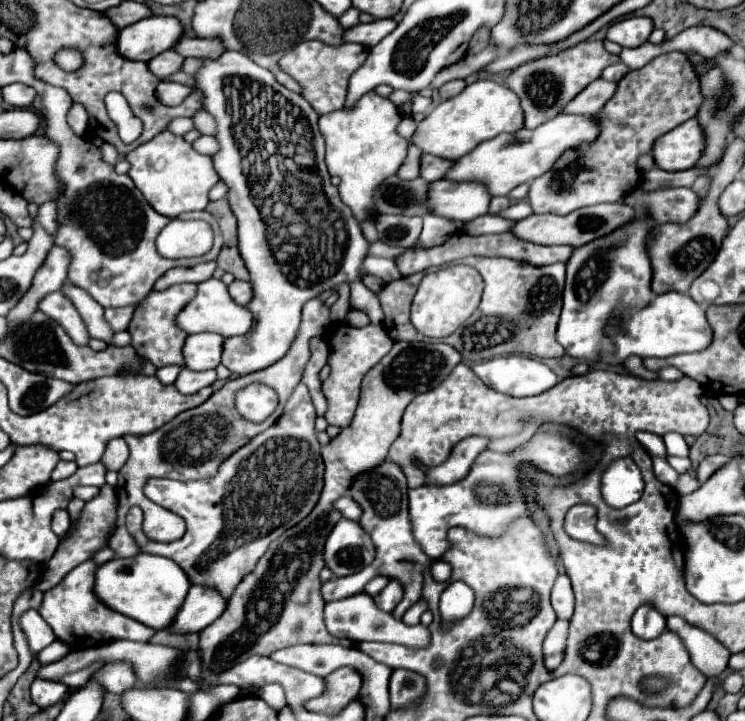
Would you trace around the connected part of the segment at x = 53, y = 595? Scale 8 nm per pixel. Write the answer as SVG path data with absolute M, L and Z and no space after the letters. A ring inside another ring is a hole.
M87 560L79 564L59 586L47 590L43 594L43 602L37 608L37 612L43 616L43 620L53 628L57 640L65 642L71 650L85 650L95 648L113 640L133 640L133 642L149 642L155 634L153 628L135 622L133 618L127 618L119 612L109 610L105 604L101 604L93 594L93 572L97 564L93 560Z

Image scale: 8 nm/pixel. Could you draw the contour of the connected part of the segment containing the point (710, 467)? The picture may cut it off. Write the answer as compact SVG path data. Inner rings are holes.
M721 454L707 456L707 458L699 464L699 468L697 468L697 480L699 480L701 484L707 482L707 478L709 478L717 468L721 468L727 460L729 460L729 458L727 458L727 456L721 456Z

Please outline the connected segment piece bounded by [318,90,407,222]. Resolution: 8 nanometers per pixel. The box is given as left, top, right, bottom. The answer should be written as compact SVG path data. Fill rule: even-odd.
M374 90L361 96L353 110L341 109L319 118L320 132L327 142L327 168L329 174L337 174L341 178L339 194L341 200L351 208L357 222L365 220L373 206L373 192L375 188L387 178L393 176L403 158L407 156L407 146L391 146L399 142L399 134L395 132L401 116L397 106L393 110L393 102L379 96ZM379 104L379 106L377 106Z

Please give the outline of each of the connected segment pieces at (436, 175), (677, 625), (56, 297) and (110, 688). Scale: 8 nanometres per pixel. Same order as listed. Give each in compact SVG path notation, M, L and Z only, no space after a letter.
M423 154L421 158L421 178L425 182L435 182L441 180L445 176L445 172L451 168L453 162L443 160L439 156L431 156L431 154Z
M669 616L667 618L667 630L675 632L681 642L685 644L693 666L705 674L707 678L717 678L727 670L727 662L729 662L729 650L717 642L713 636L709 636L707 632L701 632L699 628L685 624L685 620L677 618L677 616Z
M61 292L47 294L47 298L43 298L39 302L39 310L45 312L57 324L61 324L65 328L65 332L73 338L75 344L85 346L89 342L89 332L85 328L85 322L81 320L81 316L75 310L75 306L71 304L71 300L65 298Z
M113 662L109 666L103 666L95 676L91 676L95 682L99 682L107 692L121 694L123 690L129 690L137 686L137 678L129 664L125 662Z

